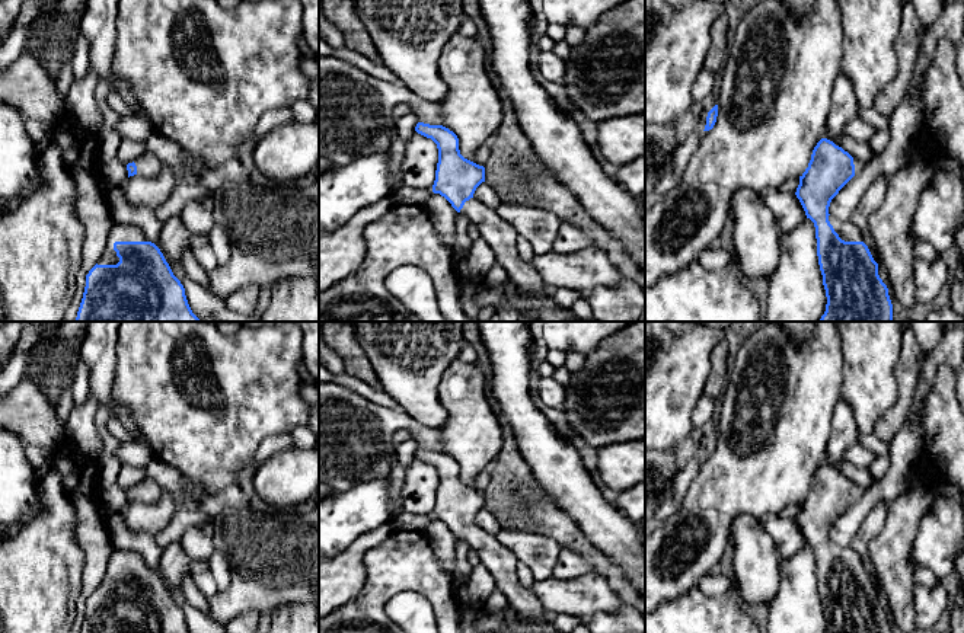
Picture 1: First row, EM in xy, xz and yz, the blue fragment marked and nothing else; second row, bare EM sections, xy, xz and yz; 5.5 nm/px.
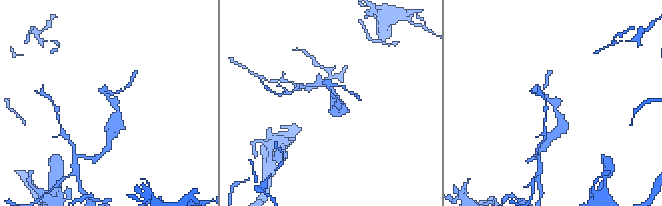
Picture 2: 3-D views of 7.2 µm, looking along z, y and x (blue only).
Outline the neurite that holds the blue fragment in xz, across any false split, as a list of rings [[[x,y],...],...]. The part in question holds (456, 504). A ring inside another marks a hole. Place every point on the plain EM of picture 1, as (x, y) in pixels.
[[[418,448],[415,457],[431,464],[438,474],[438,489],[432,518],[444,522],[451,533],[473,549],[481,566],[488,569],[508,605],[526,621],[549,618],[537,597],[520,585],[517,556],[504,547],[492,533],[478,527],[473,519],[485,508],[485,493],[460,480],[457,461],[443,451]]]

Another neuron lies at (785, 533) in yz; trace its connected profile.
[[[770,515],[763,521],[763,528],[773,540],[781,560],[792,557],[807,544],[795,519]]]

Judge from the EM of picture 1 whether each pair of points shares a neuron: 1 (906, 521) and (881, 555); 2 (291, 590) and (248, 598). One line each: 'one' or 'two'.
1: one
2: one

